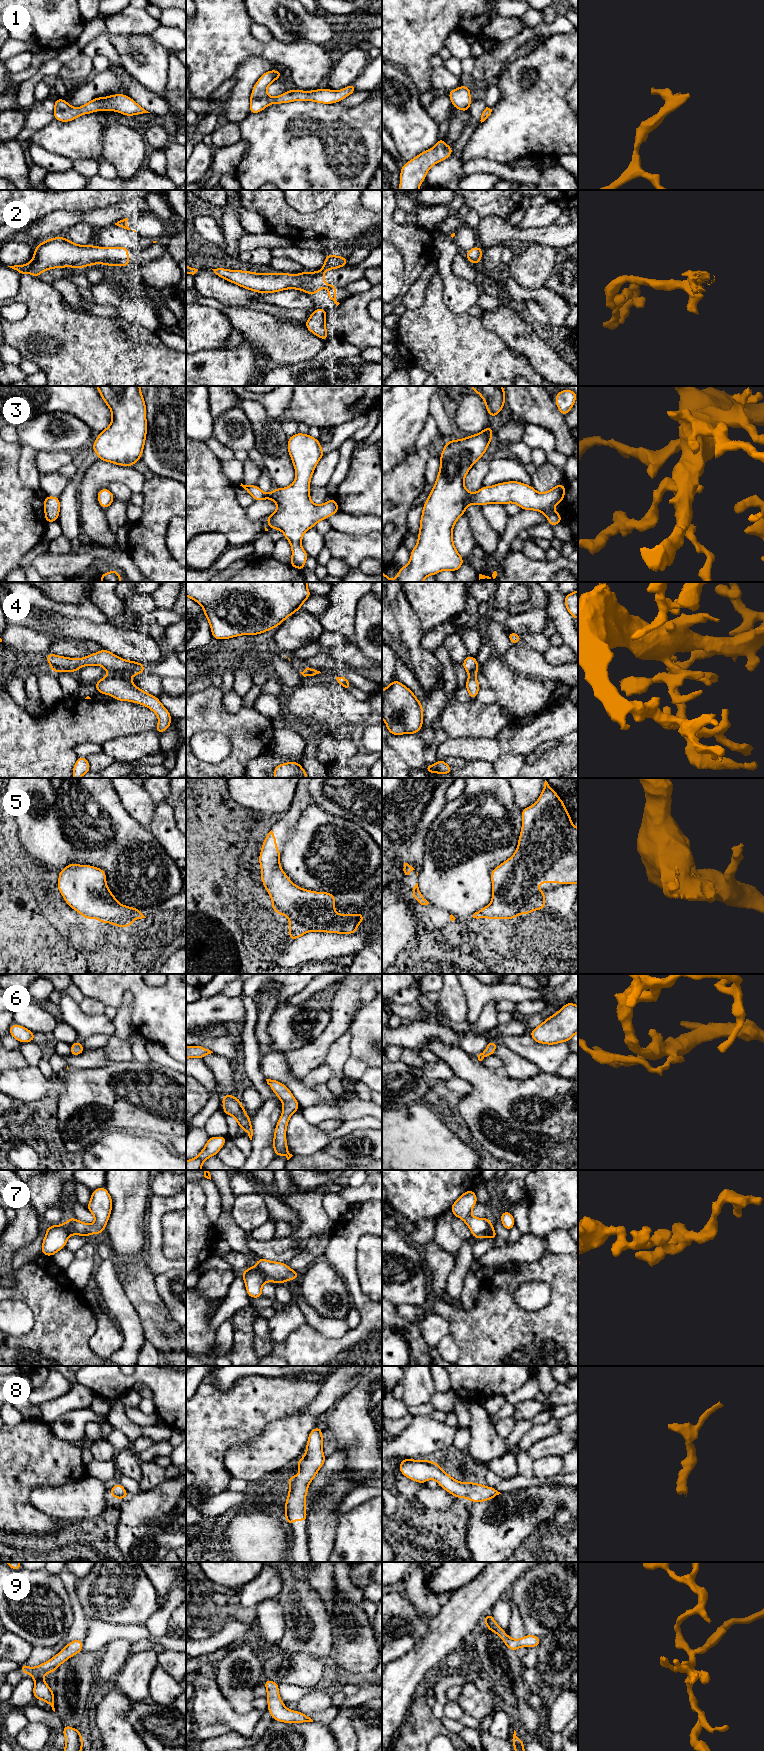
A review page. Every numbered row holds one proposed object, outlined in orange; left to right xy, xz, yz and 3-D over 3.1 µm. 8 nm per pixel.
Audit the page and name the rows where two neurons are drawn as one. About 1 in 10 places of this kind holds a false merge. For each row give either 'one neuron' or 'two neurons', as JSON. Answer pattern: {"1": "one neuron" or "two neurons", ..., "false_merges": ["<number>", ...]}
{"1": "one neuron", "2": "one neuron", "3": "one neuron", "4": "two neurons", "5": "one neuron", "6": "one neuron", "7": "one neuron", "8": "one neuron", "9": "one neuron", "false_merges": ["4"]}

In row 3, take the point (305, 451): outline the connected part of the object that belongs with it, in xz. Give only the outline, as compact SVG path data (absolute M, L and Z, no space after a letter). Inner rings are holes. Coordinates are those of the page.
M297 432L288 438L287 447L296 471L293 484L286 488L276 488L270 493L264 493L257 485L241 483L240 486L255 501L272 499L277 504L277 510L265 520L270 528L281 530L290 542L292 557L289 565L303 571L309 557L301 545L304 533L320 520L340 510L334 498L321 505L313 504L310 499L311 477L319 460L326 454L320 440Z

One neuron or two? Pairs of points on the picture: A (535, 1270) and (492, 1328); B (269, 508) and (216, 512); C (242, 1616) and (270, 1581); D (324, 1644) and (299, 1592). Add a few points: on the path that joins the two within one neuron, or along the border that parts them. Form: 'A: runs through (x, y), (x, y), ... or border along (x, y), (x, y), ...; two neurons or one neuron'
A: runs through (517, 1277), (508, 1282), (496, 1296), (495, 1310); one neuron
B: border along (245, 508), (245, 513), (249, 518), (264, 520); two neurons
C: border along (239, 1603), (243, 1606), (254, 1607); two neurons
D: runs through (311, 1631), (308, 1628), (302, 1605); one neuron

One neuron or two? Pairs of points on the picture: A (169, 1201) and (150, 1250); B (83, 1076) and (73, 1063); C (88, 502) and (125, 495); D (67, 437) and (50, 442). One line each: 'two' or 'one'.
A: one
B: two
C: two
D: one

